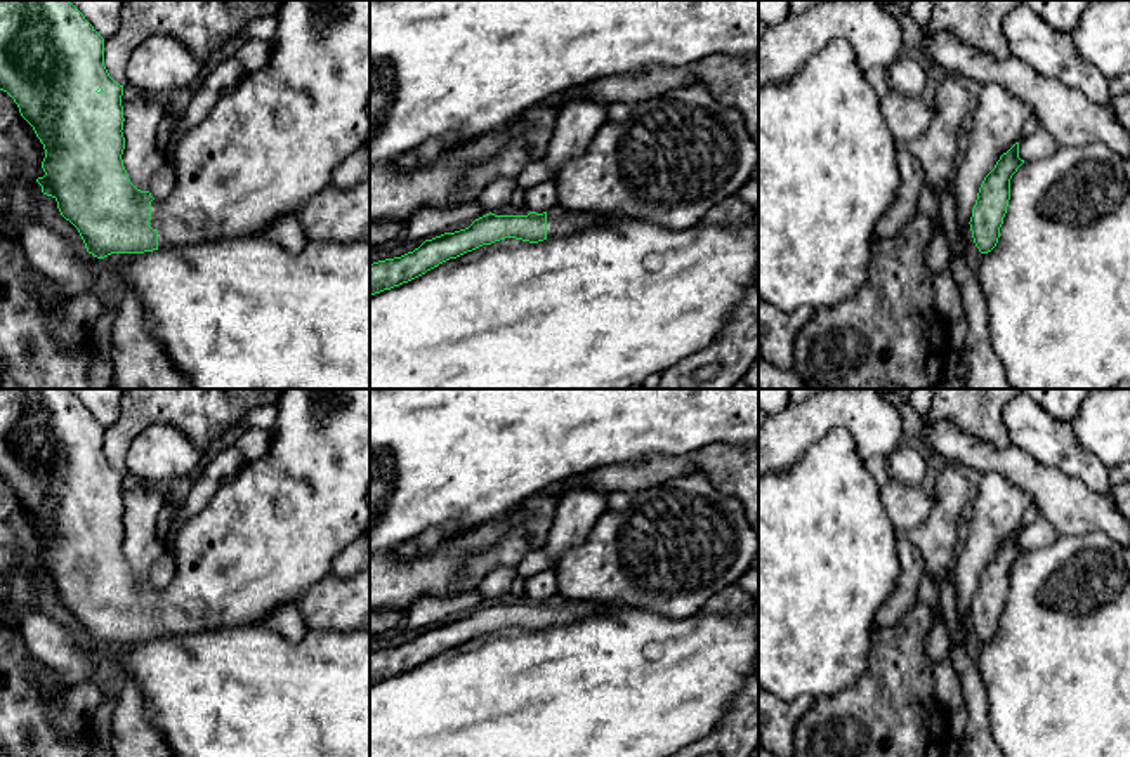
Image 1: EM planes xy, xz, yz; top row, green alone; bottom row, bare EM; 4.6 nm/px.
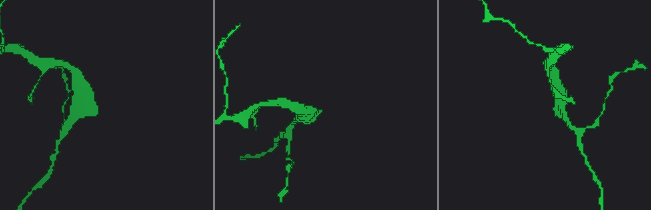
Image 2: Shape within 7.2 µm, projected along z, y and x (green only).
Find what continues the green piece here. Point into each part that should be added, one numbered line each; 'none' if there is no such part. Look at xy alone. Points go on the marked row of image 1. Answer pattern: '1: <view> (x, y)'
1: xy (271, 143)

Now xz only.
1: xz (559, 223)

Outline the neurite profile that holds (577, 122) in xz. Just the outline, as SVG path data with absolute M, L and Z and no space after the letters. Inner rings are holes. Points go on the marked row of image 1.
M576 97L561 106L543 163L559 172L569 160L580 158L597 130L608 122L608 106Z

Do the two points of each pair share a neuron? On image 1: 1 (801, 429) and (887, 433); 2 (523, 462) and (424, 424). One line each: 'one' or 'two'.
1: one
2: one

